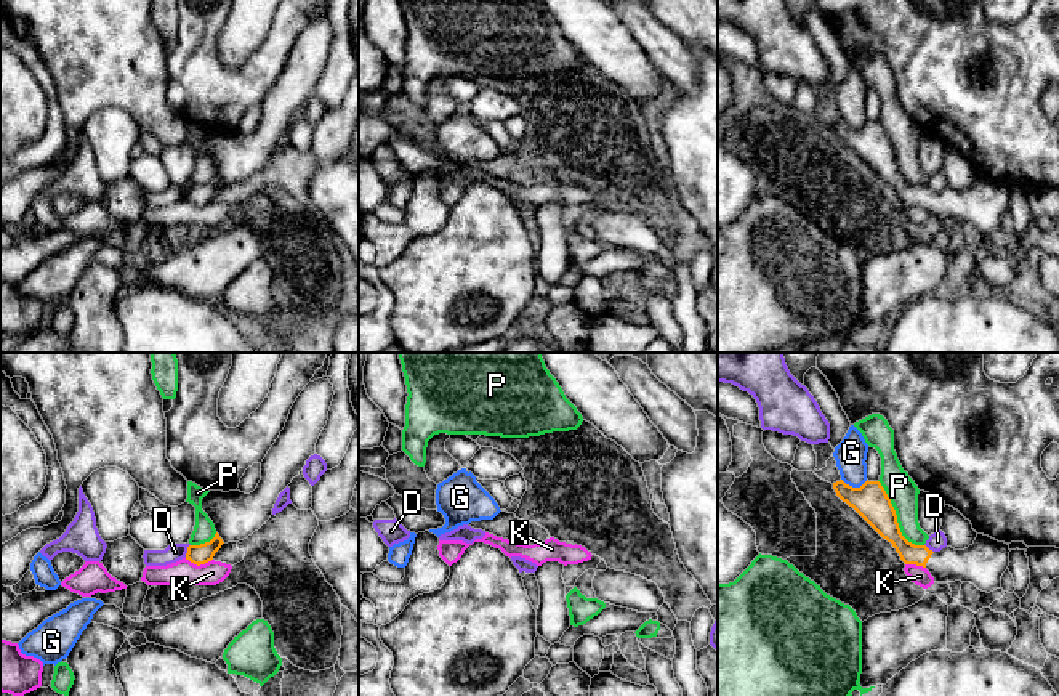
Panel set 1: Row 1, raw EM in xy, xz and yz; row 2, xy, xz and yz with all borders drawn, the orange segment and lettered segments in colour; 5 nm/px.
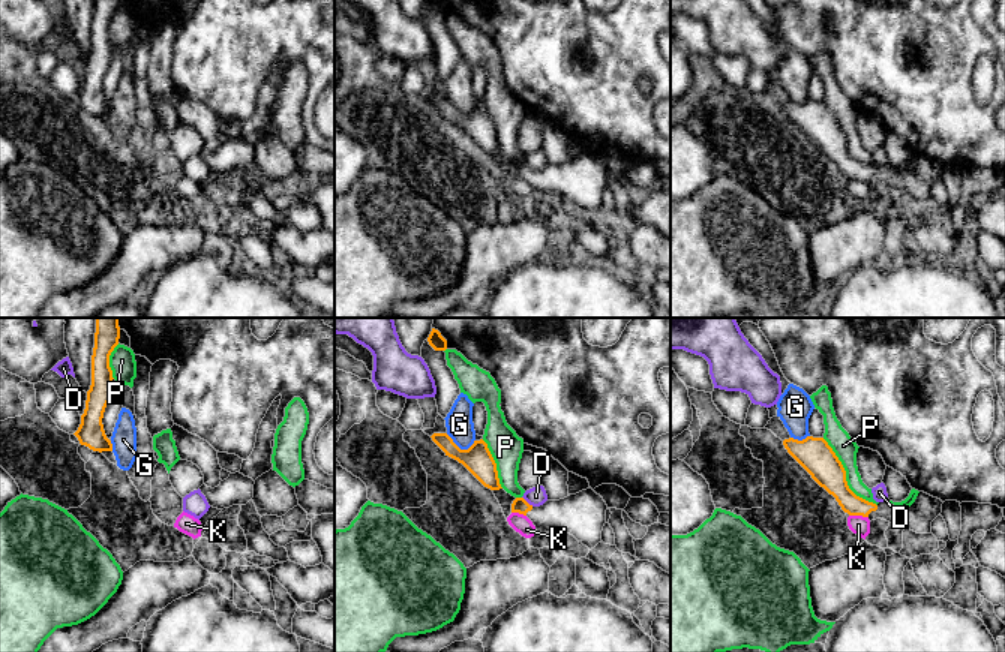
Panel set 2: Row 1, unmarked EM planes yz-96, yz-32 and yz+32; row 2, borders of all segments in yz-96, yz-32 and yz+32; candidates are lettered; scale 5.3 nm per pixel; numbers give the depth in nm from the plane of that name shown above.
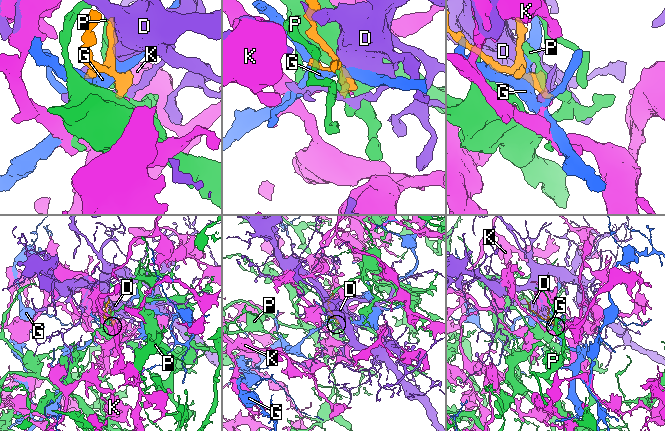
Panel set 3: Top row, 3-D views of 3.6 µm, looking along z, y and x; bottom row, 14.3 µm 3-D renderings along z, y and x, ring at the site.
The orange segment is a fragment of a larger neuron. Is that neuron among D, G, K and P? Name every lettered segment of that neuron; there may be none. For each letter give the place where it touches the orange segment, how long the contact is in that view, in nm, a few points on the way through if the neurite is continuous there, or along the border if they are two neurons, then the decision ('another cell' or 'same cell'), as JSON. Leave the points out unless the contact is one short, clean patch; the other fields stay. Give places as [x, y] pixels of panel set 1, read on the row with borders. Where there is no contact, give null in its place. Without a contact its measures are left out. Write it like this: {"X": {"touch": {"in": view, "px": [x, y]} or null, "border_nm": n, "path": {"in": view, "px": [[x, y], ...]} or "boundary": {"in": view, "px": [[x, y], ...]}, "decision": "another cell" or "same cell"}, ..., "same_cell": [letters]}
{"D": {"touch": {"in": "xy", "px": [188, 550]}, "border_nm": 80, "decision": "another cell"}, "G": {"touch": {"in": "yz", "px": [854, 488]}, "border_nm": 140, "decision": "another cell"}, "K": {"touch": {"in": "xy", "px": [199, 565]}, "border_nm": 140, "boundary": {"in": "xy", "px": [[185, 558], [197, 565], [212, 560]]}, "decision": "another cell"}, "P": {"touch": {"in": "yz", "px": [896, 518]}, "border_nm": 400, "decision": "another cell"}, "same_cell": []}

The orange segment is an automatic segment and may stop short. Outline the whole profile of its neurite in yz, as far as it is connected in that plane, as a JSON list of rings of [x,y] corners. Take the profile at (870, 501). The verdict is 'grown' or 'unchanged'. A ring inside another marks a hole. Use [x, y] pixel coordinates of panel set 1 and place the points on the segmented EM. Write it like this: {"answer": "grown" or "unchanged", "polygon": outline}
{"answer": "grown", "polygon": [[[840,480],[833,483],[833,489],[883,539],[892,544],[905,564],[926,568],[934,582],[971,582],[987,593],[1001,587],[1001,576],[1009,566],[1008,544],[977,534],[974,544],[964,550],[945,547],[932,552],[902,536],[896,510],[880,481],[867,480],[860,488],[852,488]]]}

